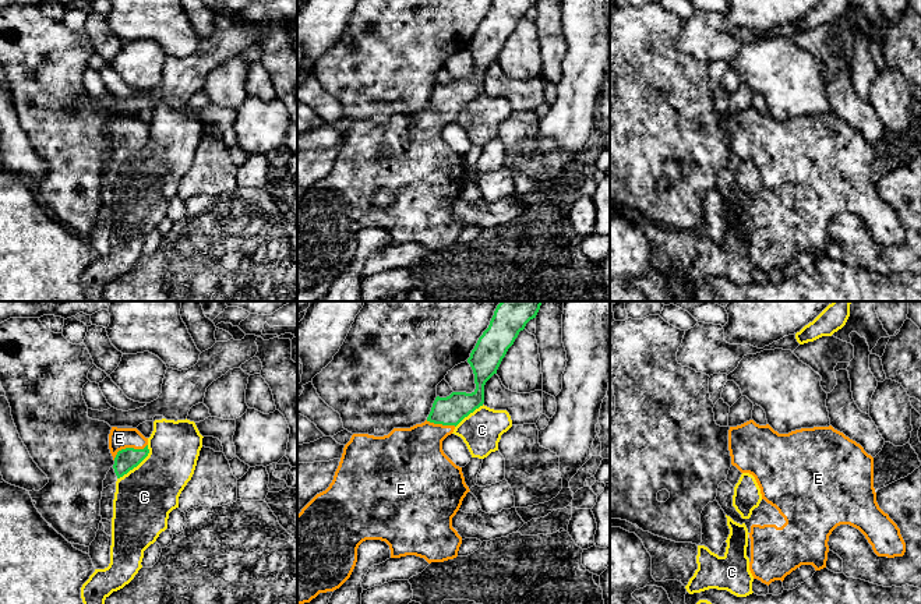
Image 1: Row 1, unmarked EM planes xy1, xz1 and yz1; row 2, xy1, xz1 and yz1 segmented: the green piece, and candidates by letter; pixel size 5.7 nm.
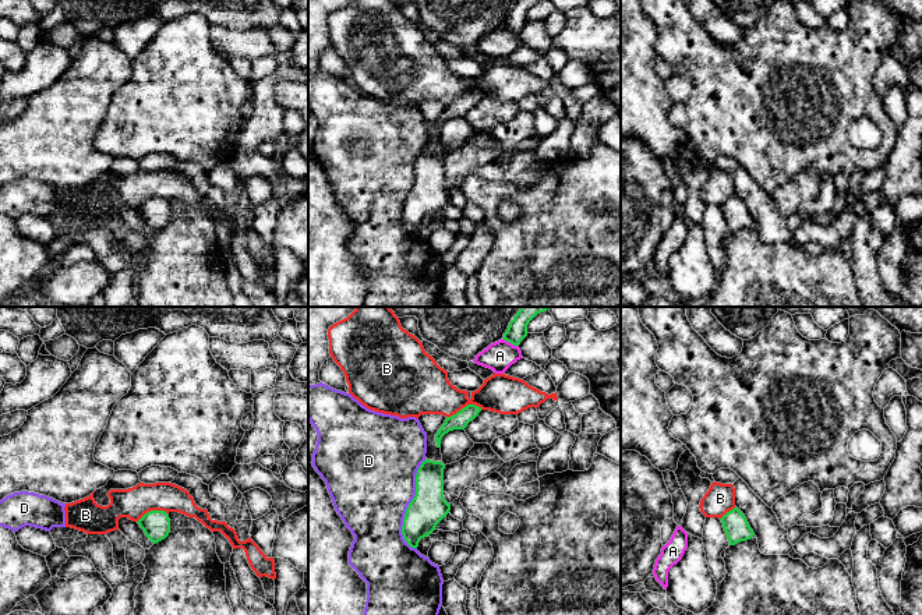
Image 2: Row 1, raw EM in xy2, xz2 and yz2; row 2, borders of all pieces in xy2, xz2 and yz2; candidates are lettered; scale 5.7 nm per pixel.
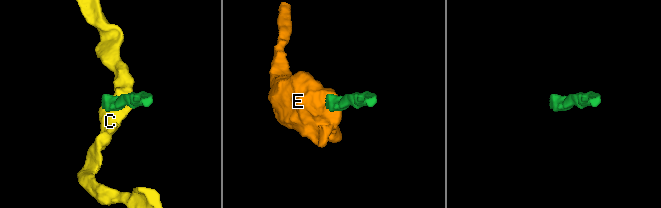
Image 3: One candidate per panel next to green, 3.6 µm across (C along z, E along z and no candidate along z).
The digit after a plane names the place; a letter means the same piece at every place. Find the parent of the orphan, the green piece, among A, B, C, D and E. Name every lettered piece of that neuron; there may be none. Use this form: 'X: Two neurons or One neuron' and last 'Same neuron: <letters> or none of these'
A: Two neurons
B: Two neurons
C: Two neurons
D: Two neurons
E: One neuron
Same neuron: E

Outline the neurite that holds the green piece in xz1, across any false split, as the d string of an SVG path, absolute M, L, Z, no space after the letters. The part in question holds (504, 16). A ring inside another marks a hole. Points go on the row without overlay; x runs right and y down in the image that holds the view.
M494 0L488 15L479 25L467 46L476 71L472 81L452 80L447 85L437 84L427 107L410 116L394 116L384 124L352 123L343 135L329 174L317 181L297 202L297 292L310 290L320 280L339 276L350 265L357 250L357 236L366 227L385 229L389 233L391 246L416 243L431 251L458 244L462 225L452 215L452 205L470 177L465 170L462 155L444 141L442 128L465 105L483 93L486 70L497 61L508 36L536 3L537 0Z

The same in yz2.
M736 194L727 199L720 208L723 211L730 233L750 227L755 222L745 202Z

